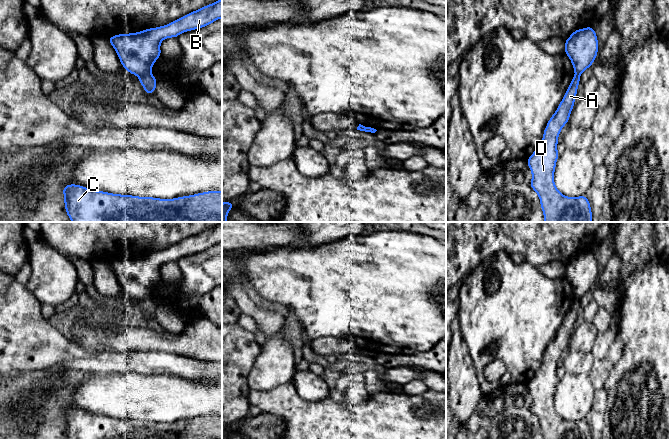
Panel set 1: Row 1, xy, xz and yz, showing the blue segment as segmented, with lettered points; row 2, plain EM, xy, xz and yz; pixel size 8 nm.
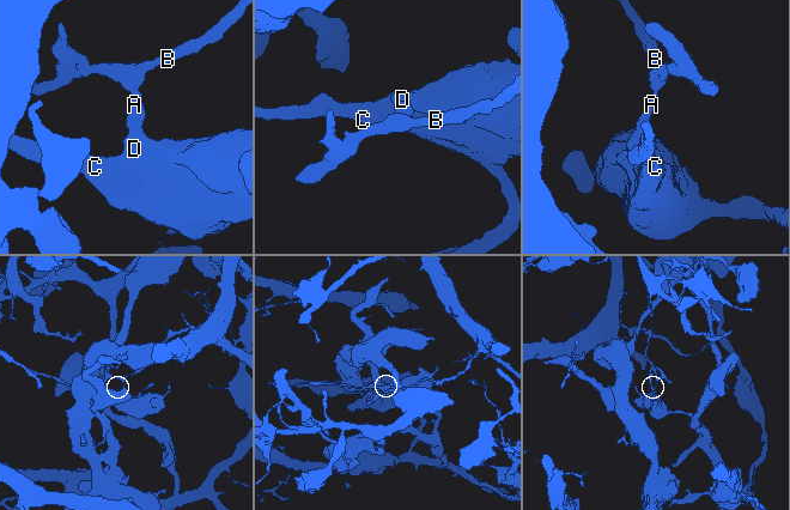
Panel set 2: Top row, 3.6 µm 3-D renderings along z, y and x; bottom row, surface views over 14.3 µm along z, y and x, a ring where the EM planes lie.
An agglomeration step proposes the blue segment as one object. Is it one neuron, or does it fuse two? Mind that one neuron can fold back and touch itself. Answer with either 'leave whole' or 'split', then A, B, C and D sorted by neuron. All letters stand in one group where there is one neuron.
split; A C D / B

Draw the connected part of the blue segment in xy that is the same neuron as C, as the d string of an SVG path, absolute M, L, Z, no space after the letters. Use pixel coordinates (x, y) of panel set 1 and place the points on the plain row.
M70 408L63 411L63 418L67 439L222 439L222 415L160 423L113 418Z

